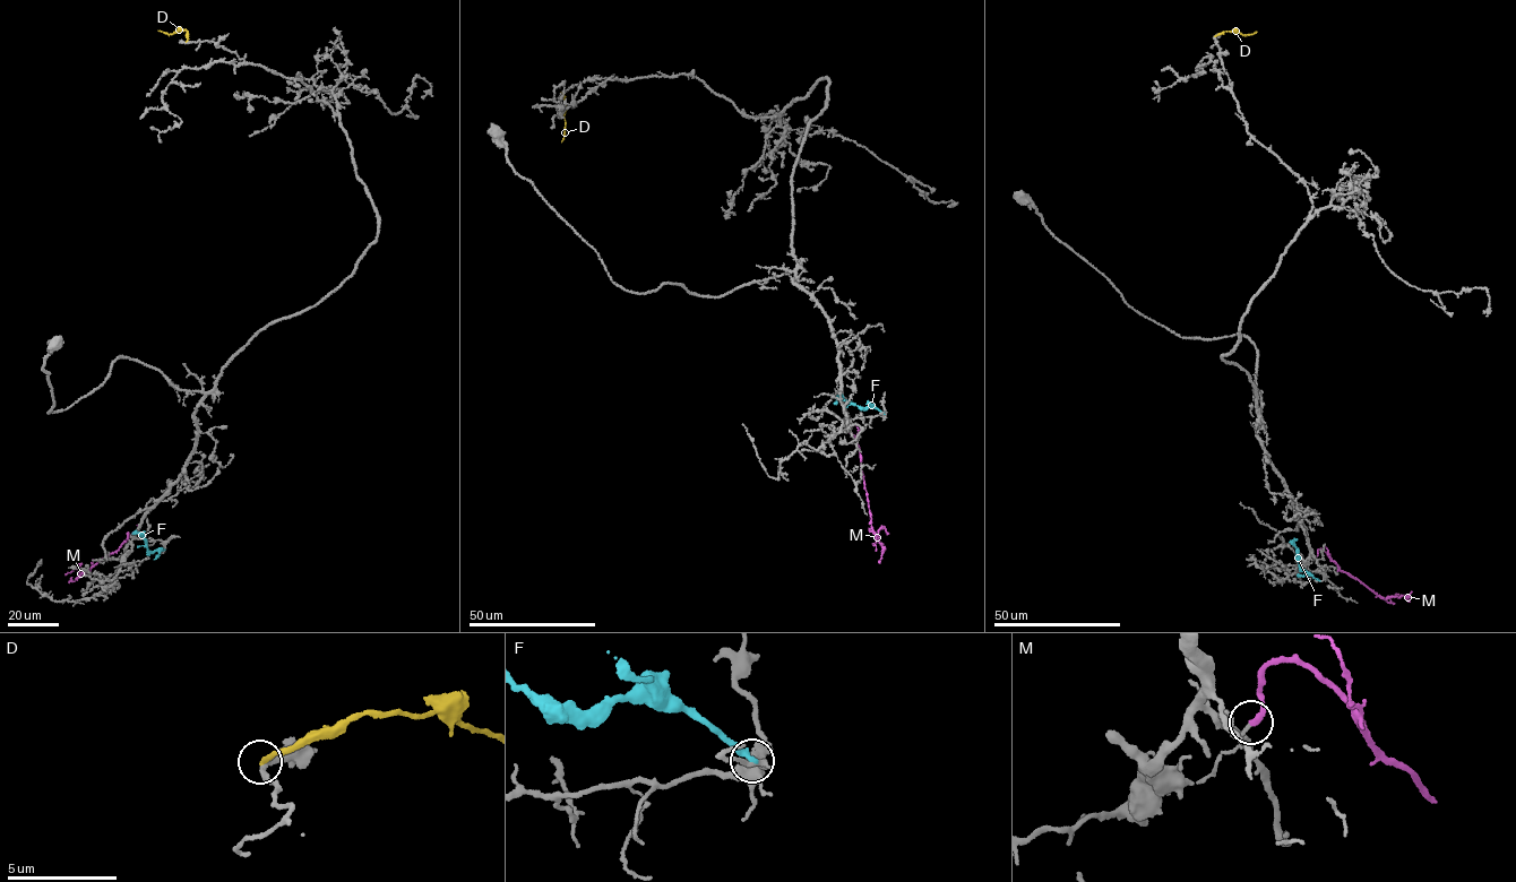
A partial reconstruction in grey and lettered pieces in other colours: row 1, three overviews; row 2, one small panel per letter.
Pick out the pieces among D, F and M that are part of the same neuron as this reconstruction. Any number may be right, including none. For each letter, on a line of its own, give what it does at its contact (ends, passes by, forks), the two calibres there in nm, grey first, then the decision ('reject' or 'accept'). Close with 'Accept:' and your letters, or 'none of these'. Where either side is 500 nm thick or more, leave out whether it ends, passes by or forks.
D: it ends; calibres 240 and 200 nm; reject
F: it ends; calibres 180 and 300 nm; reject
M: it ends; calibres 160 and 280 nm; accept
Accept: M

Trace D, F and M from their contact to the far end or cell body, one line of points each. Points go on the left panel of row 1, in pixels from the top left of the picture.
D: (186, 42), (186, 29), (169, 34), (158, 29)
F: (164, 550), (149, 552), (145, 537), (132, 533)
M: (129, 542), (127, 533), (128, 538), (119, 548), (79, 577), (79, 564), (66, 574)

